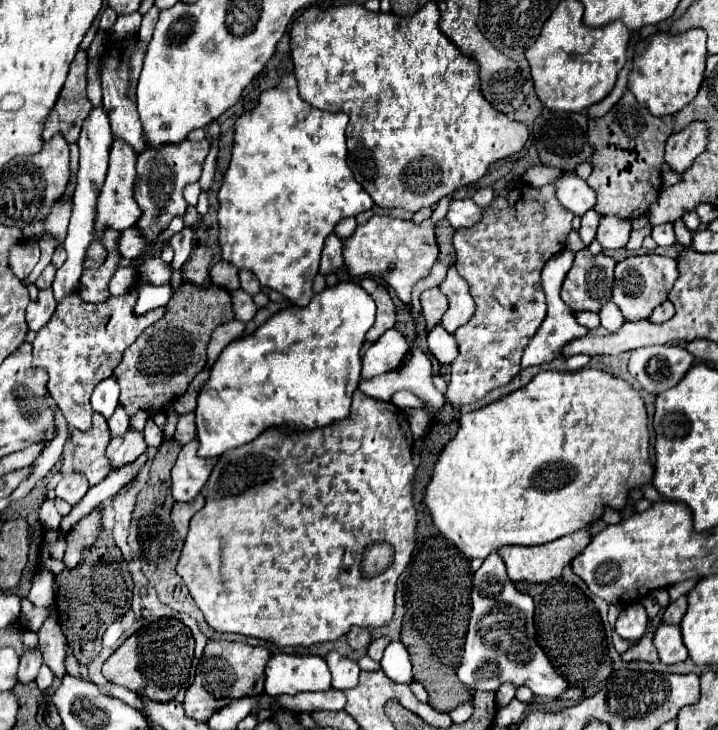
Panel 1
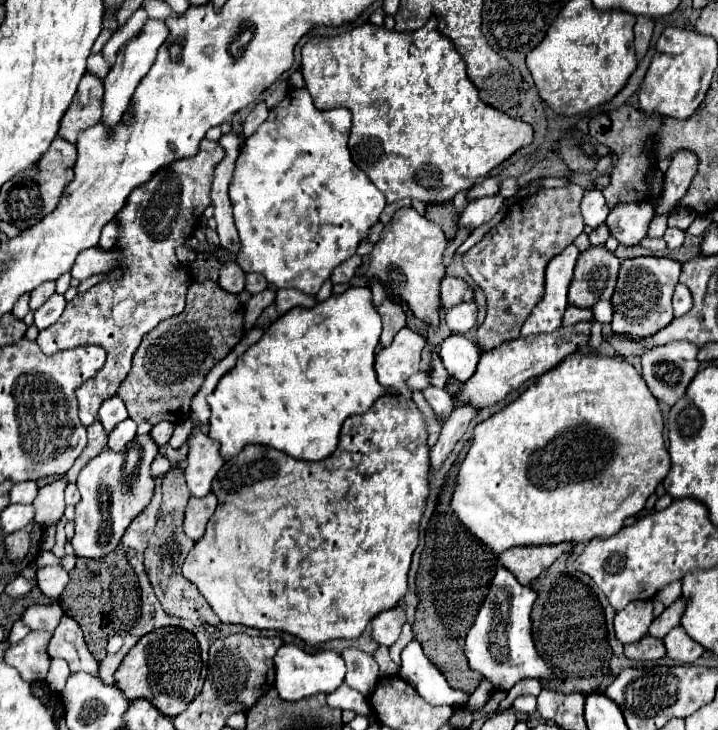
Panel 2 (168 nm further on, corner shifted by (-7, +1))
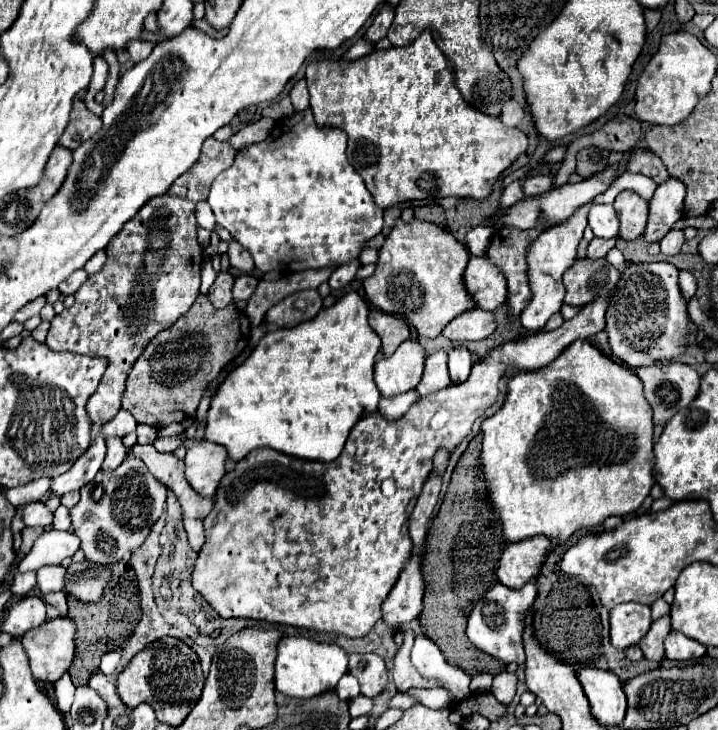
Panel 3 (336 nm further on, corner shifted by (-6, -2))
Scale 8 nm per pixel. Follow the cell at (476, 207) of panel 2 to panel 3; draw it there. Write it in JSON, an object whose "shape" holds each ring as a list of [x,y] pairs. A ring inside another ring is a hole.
{"shape":[[[513,181],[509,187],[503,189],[501,199],[499,199],[499,207],[511,207],[511,205],[515,205],[519,199],[523,199],[521,181]]]}

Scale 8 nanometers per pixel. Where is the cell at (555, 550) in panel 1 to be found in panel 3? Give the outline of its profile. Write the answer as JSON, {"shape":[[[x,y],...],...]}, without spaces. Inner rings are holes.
{"shape":[[[543,535],[535,539],[525,539],[523,543],[511,543],[499,559],[499,581],[513,589],[519,589],[525,583],[533,581],[539,575],[549,549],[551,541]]]}

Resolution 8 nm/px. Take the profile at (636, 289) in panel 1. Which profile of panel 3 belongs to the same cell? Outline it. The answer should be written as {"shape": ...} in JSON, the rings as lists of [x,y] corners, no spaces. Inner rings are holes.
{"shape":[[[641,263],[629,265],[609,297],[607,333],[613,355],[629,367],[669,361],[683,353],[689,335],[687,303],[677,285],[677,267],[671,263]]]}

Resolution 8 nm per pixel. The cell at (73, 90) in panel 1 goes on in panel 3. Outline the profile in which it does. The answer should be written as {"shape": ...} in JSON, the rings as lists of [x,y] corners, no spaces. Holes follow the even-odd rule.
{"shape":[[[75,99],[73,101],[73,109],[71,109],[71,119],[69,119],[69,125],[65,129],[65,133],[61,135],[61,145],[67,147],[67,149],[77,149],[83,141],[87,141],[91,135],[95,135],[99,129],[101,129],[101,117],[93,115],[85,101],[81,99]]]}

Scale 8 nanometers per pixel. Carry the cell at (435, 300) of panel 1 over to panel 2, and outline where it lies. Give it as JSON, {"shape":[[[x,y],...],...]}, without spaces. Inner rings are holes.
{"shape":[[[446,276],[440,286],[440,296],[442,296],[442,306],[450,308],[460,302],[472,302],[474,300],[474,288],[464,282],[462,278],[456,276]]]}

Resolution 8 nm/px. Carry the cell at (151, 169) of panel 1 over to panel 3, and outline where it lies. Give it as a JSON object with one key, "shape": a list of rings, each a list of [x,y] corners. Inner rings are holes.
{"shape":[[[209,137],[203,143],[203,151],[199,157],[199,163],[187,171],[187,175],[181,175],[175,179],[175,187],[167,191],[167,195],[159,195],[159,199],[151,199],[115,239],[105,247],[107,249],[107,263],[101,271],[89,275],[89,279],[81,285],[81,289],[75,293],[75,305],[69,309],[63,309],[59,315],[53,317],[51,329],[47,333],[47,347],[53,351],[77,351],[87,353],[95,357],[105,357],[109,361],[109,367],[103,375],[103,381],[99,383],[97,391],[87,401],[87,415],[91,423],[103,425],[107,423],[119,409],[121,409],[121,393],[125,389],[125,379],[135,363],[135,359],[143,353],[145,345],[163,329],[171,327],[177,317],[187,313],[187,309],[193,305],[195,297],[199,295],[201,285],[201,257],[203,251],[197,243],[197,223],[195,223],[195,205],[205,201],[209,195],[209,187],[215,181],[215,177],[225,171],[235,157],[235,149],[229,147],[229,143],[219,143],[213,137]]]}

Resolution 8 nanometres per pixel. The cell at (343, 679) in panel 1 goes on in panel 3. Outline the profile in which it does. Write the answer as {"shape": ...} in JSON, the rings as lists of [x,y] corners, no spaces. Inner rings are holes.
{"shape":[[[353,653],[349,655],[349,673],[357,677],[361,695],[375,697],[387,687],[385,661],[375,653]]]}

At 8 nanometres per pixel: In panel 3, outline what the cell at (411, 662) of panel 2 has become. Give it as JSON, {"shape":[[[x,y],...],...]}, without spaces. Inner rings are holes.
{"shape":[[[425,635],[415,637],[411,663],[421,673],[423,679],[437,681],[441,689],[445,689],[453,697],[453,701],[463,701],[467,695],[471,695],[469,691],[471,677],[461,667],[449,665],[443,659],[441,651],[435,647],[435,643],[431,643],[431,639],[427,639]]]}

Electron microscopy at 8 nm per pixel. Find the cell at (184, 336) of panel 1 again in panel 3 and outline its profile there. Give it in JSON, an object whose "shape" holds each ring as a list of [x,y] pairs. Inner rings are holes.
{"shape":[[[201,293],[175,325],[147,343],[127,377],[121,407],[127,409],[137,423],[157,429],[195,417],[203,391],[247,347],[249,333],[251,323],[243,311],[233,303],[225,309],[217,309],[211,305],[209,297]]]}

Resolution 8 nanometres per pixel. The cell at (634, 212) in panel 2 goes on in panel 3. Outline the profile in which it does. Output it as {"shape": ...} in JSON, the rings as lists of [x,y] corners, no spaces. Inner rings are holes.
{"shape":[[[621,191],[615,197],[615,211],[619,217],[619,237],[625,241],[635,241],[643,235],[647,225],[647,201],[641,199],[635,191]]]}

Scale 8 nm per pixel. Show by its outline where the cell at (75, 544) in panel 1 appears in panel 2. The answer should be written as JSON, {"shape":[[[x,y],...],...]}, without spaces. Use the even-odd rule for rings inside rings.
{"shape":[[[136,436],[124,450],[112,452],[102,450],[92,458],[78,476],[78,490],[82,494],[76,504],[76,534],[72,538],[74,552],[82,558],[100,560],[110,554],[122,540],[126,528],[132,520],[150,504],[154,494],[154,478],[150,474],[150,464],[158,454],[158,446],[152,436]],[[128,454],[138,454],[136,460],[126,460]]]}

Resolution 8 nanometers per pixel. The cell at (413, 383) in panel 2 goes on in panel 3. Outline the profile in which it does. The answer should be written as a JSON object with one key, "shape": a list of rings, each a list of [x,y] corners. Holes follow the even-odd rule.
{"shape":[[[351,291],[335,305],[321,309],[315,319],[265,333],[253,353],[227,375],[211,399],[205,439],[223,445],[233,461],[241,461],[259,447],[271,447],[279,453],[309,461],[337,459],[351,427],[367,413],[373,413],[381,399],[373,379],[373,365],[381,339],[369,327],[367,313],[369,305],[365,299],[359,297],[357,291]]]}

